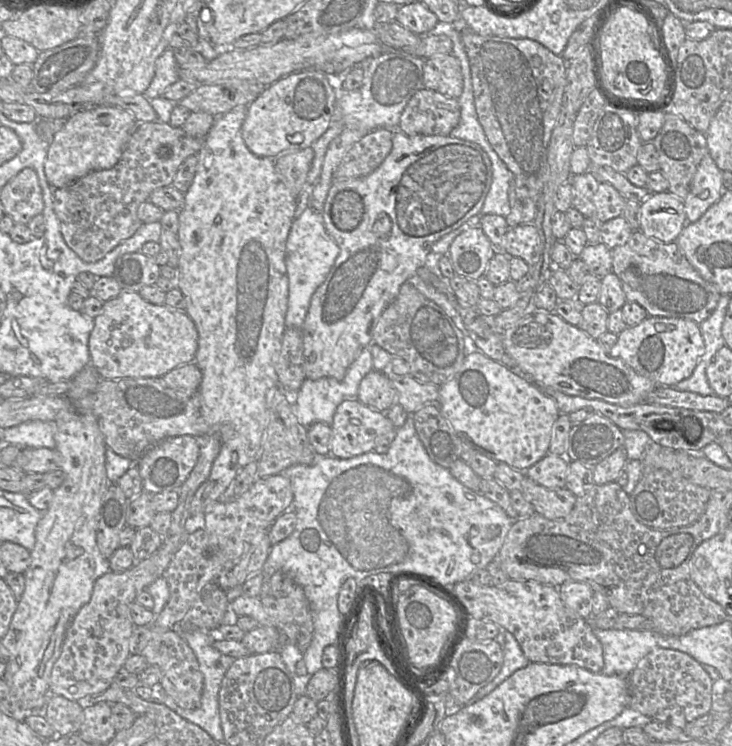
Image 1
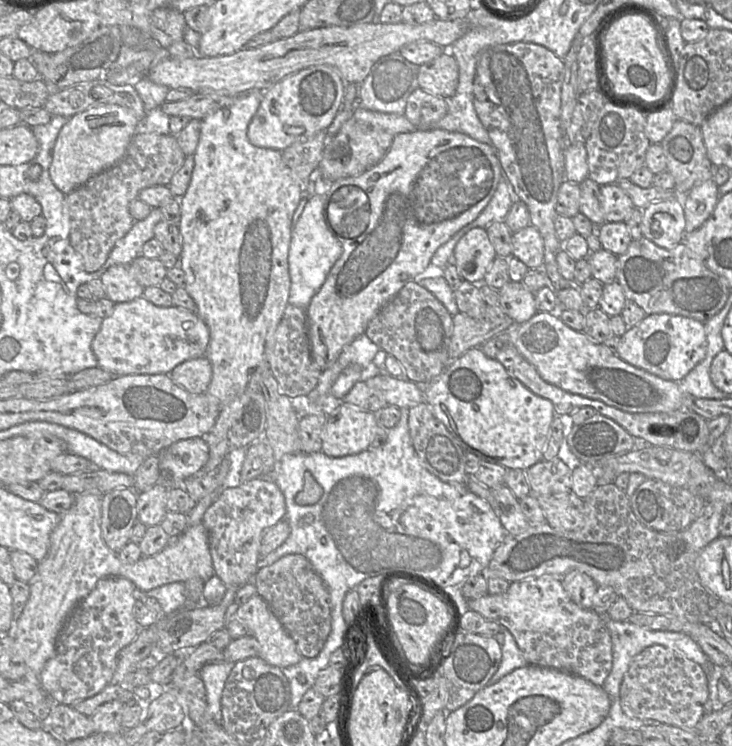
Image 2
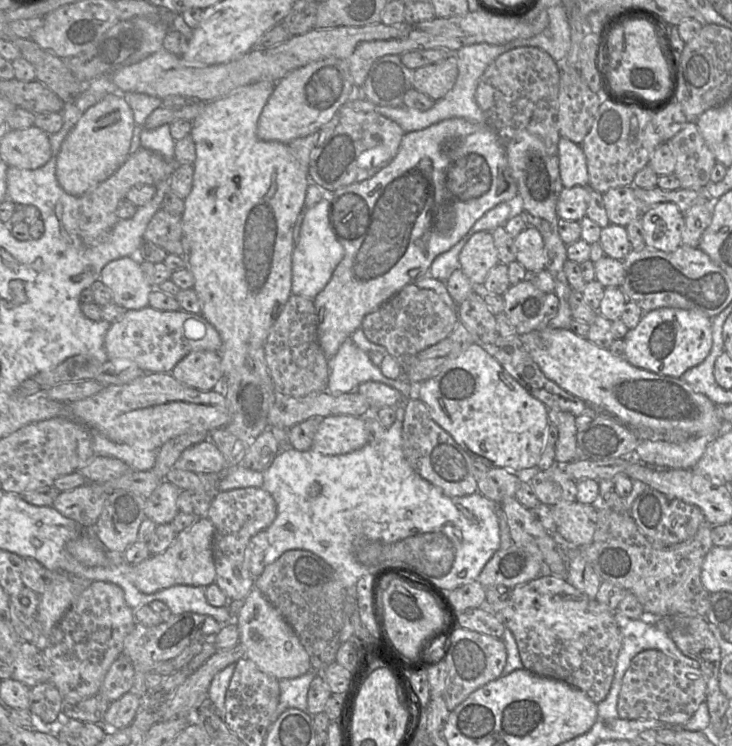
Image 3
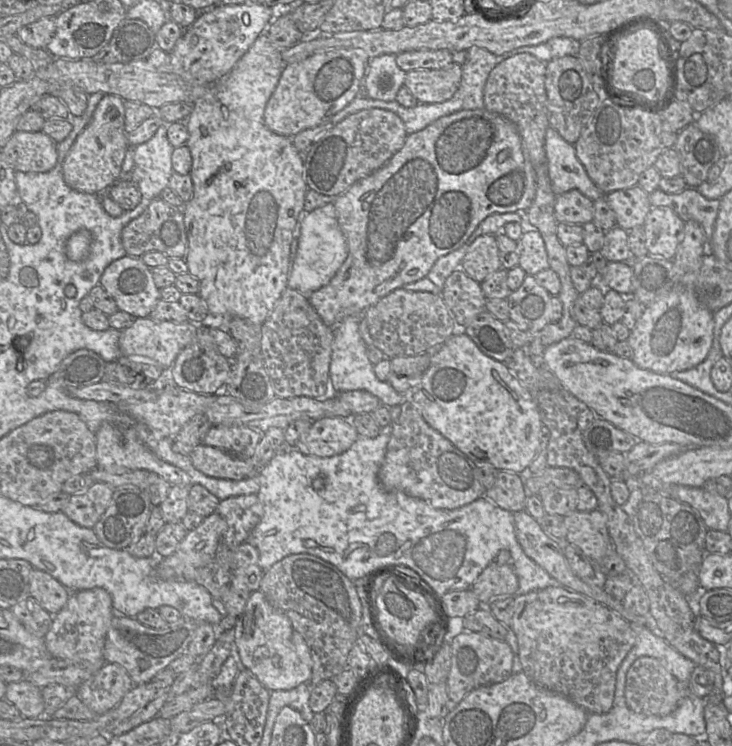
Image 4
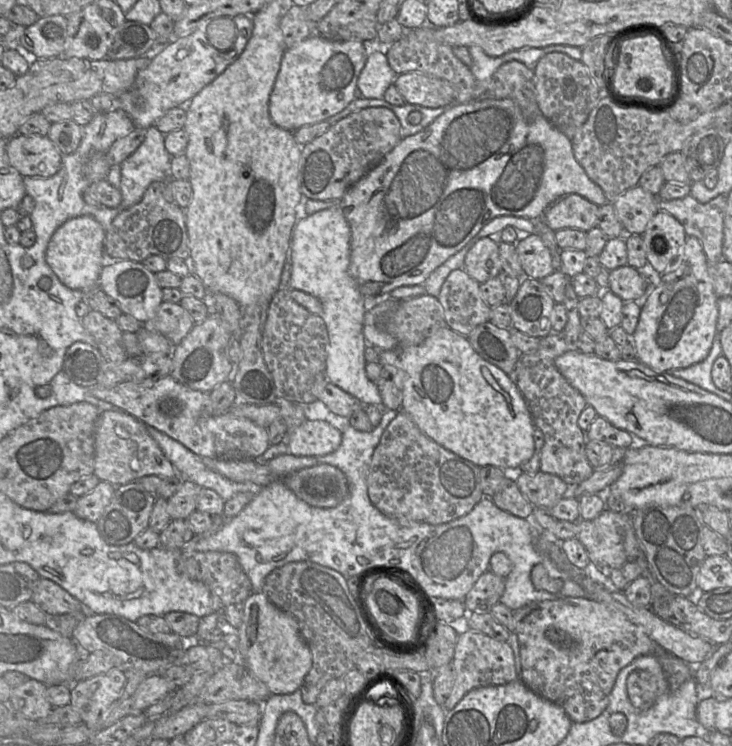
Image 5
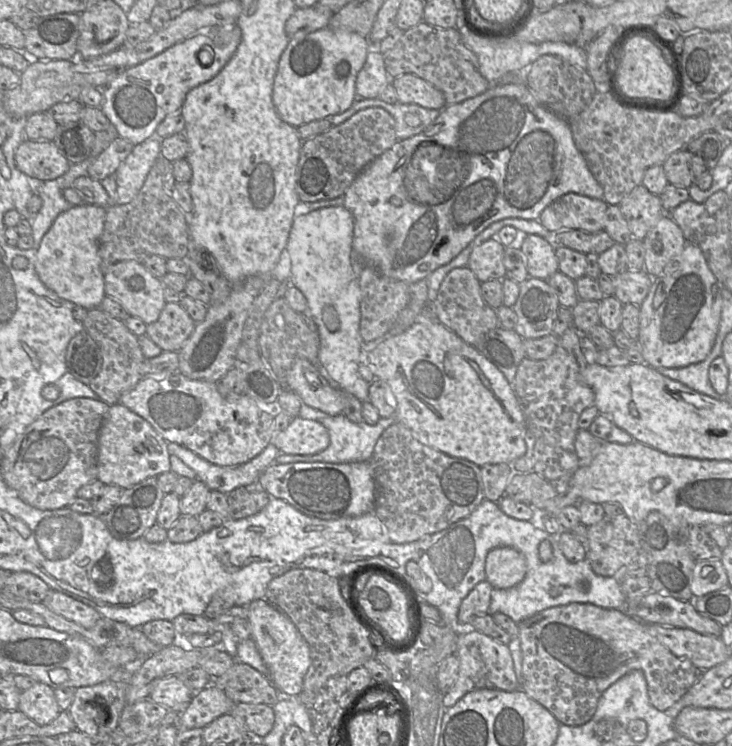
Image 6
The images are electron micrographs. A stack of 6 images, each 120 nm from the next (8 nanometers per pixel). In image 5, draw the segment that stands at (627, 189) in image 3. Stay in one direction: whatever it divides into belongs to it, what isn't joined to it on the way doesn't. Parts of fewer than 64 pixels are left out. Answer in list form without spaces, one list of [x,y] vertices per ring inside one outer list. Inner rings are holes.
[[[637,185],[619,196],[613,203],[625,234],[642,235],[648,223],[659,211],[659,198]]]

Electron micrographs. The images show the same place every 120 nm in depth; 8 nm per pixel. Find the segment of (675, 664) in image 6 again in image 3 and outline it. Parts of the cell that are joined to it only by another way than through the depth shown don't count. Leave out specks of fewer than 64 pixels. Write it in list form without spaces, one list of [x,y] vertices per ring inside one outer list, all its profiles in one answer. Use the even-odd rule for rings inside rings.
[[[547,570],[539,577],[515,586],[507,606],[494,614],[512,632],[524,669],[539,676],[566,682],[585,693],[596,704],[606,698],[622,646],[622,634],[614,612],[606,605],[590,599],[568,583],[566,578],[551,575]]]

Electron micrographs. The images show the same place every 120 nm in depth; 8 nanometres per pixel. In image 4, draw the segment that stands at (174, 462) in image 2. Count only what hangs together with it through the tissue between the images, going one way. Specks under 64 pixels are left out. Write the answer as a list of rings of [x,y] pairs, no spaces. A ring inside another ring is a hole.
[[[200,444],[189,457],[197,470],[210,477],[242,480],[258,475],[259,467],[250,459],[238,458],[216,447]]]

